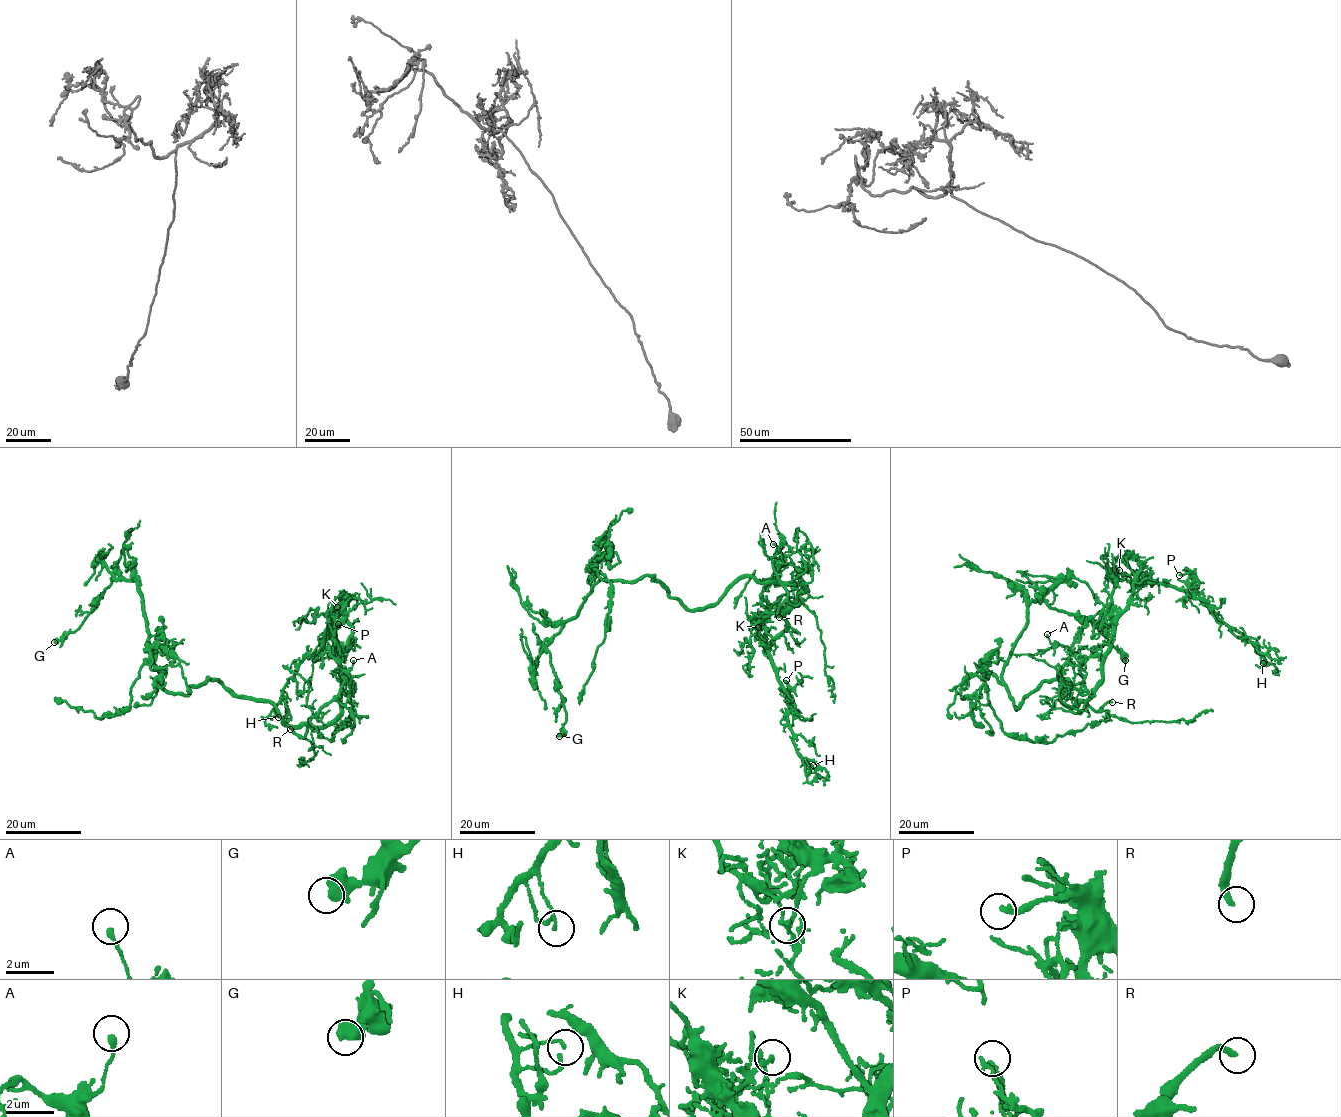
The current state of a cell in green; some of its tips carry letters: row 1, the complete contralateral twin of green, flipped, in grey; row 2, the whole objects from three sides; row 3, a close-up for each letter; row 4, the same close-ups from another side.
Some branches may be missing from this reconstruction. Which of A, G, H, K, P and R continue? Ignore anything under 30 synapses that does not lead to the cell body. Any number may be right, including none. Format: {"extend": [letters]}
{"extend": ["R"]}

